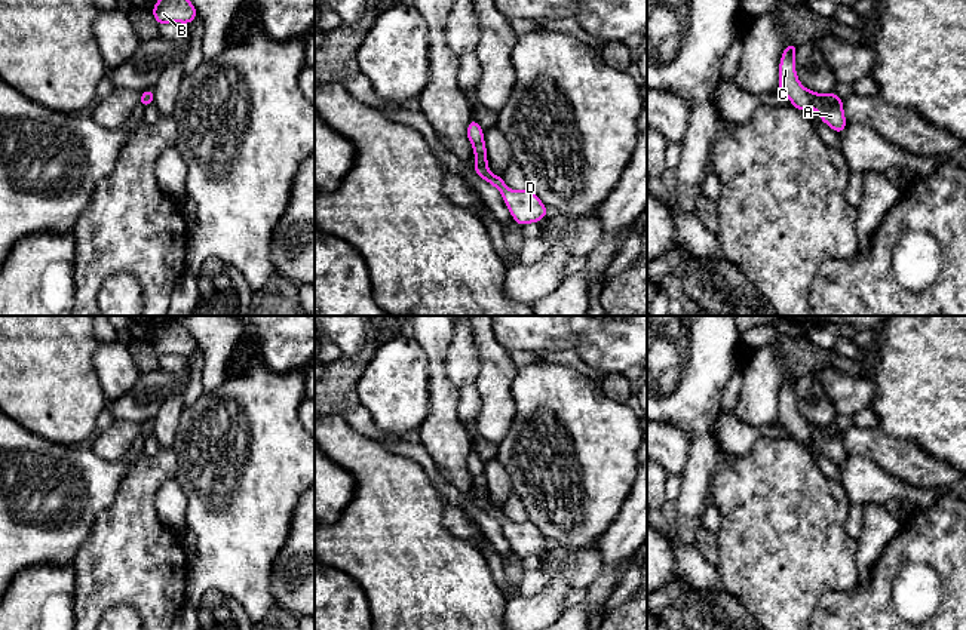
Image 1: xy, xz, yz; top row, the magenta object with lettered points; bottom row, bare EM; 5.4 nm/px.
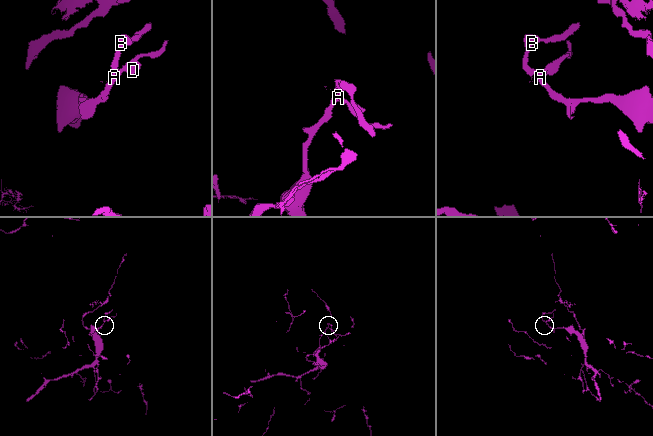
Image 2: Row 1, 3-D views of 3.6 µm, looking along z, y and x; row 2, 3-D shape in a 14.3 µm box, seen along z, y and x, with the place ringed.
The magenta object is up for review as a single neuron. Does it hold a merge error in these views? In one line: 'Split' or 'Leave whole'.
Split

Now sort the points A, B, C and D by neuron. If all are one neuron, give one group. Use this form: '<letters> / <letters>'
A D / B C

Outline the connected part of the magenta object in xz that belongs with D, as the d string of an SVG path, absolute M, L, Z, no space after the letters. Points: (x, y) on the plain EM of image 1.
M484 473L478 477L473 477L472 483L473 489L478 492L475 497L472 497L475 505L500 523L513 553L521 559L530 554L542 554L549 541L542 535L539 528L530 520L519 523L510 522L506 519L503 508L497 508L490 504L487 477Z

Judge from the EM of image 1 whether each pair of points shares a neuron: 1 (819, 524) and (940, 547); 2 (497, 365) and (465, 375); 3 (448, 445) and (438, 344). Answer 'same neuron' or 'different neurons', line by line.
1: different neurons
2: different neurons
3: same neuron

